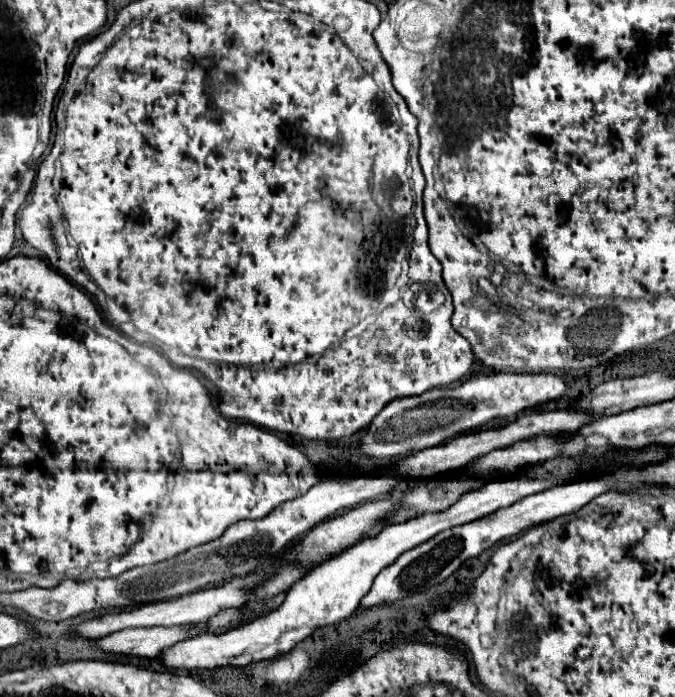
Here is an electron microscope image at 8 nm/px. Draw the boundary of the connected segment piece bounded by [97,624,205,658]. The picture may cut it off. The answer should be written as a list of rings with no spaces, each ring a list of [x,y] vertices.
[[[181,624],[173,628],[125,628],[101,638],[97,644],[107,652],[157,658],[165,648],[199,634],[205,634],[205,628],[195,624]]]

